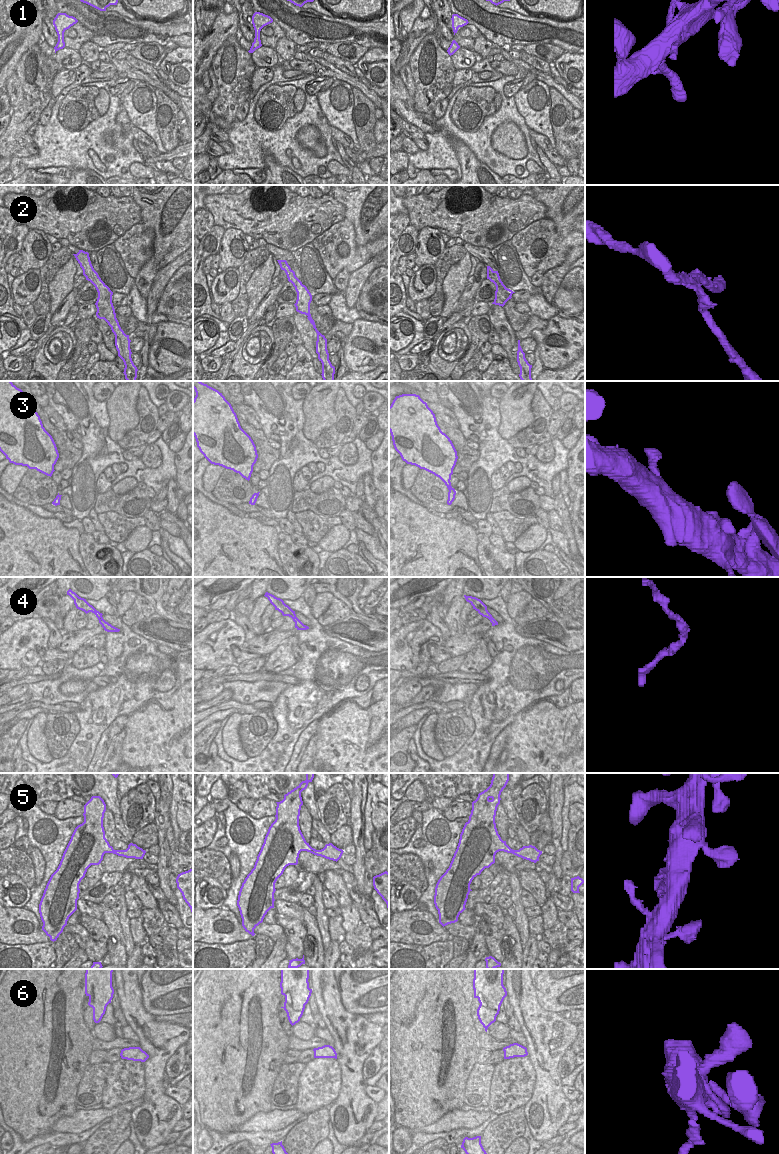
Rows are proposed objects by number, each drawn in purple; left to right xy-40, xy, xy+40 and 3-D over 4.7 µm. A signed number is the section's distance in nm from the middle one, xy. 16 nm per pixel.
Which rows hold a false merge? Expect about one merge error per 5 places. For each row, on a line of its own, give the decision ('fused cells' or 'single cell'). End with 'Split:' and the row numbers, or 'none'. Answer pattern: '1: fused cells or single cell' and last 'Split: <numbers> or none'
1: single cell
2: fused cells
3: single cell
4: single cell
5: single cell
6: single cell
Split: 2

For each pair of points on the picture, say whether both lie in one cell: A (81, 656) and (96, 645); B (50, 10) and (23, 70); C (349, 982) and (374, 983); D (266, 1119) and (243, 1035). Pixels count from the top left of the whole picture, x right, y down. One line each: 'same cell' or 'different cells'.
A: same cell
B: different cells
C: same cell
D: different cells

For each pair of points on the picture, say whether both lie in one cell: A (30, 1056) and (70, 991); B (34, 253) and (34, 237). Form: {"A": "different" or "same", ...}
{"A": "same", "B": "same"}

